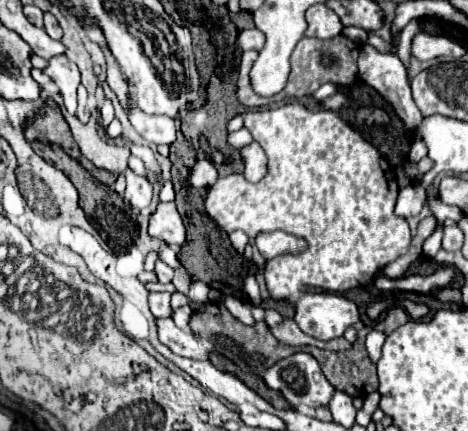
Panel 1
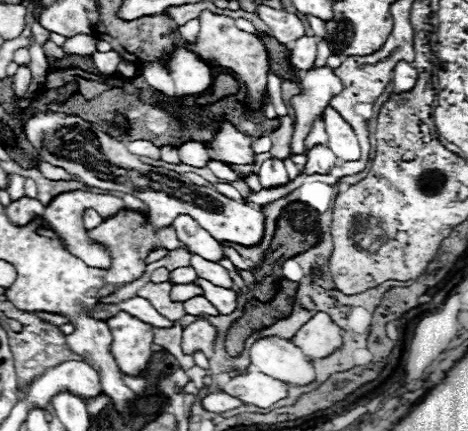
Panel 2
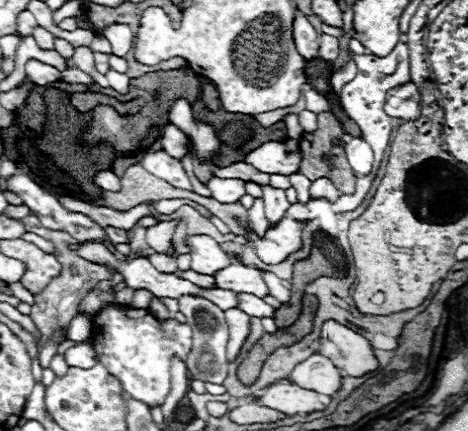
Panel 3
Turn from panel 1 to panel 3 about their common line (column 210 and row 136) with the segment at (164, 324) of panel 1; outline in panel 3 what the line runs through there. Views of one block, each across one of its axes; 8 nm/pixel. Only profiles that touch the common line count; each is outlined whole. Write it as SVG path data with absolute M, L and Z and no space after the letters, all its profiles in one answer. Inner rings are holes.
M346 136L346 158L354 170L356 176L368 176L372 172L372 164L374 164L374 152L372 148L354 136Z

